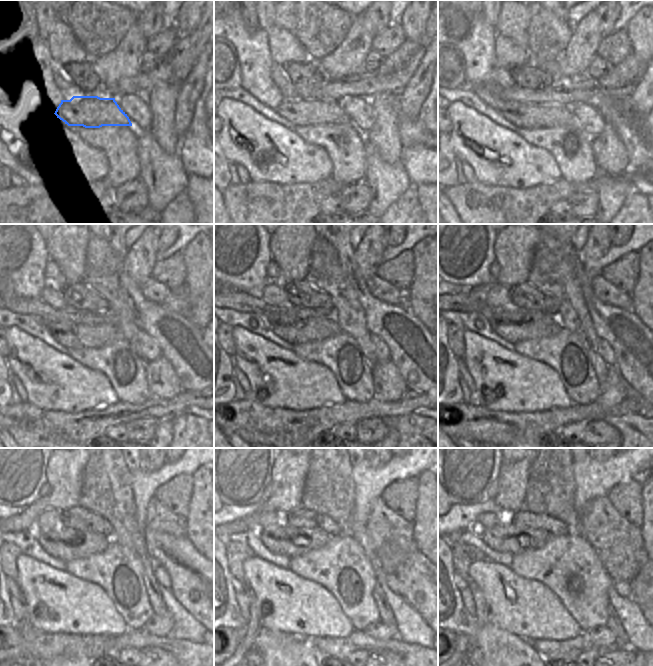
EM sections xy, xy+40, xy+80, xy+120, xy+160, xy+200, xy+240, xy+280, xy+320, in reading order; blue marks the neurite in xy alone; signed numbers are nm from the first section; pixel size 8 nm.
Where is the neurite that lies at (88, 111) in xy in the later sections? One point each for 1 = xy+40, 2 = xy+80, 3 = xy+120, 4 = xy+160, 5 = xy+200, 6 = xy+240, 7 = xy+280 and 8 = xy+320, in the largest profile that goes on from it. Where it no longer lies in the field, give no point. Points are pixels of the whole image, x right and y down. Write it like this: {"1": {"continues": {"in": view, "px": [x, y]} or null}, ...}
{"1": {"continues": {"in": "xy+40", "px": [298, 112]}}, "2": {"continues": {"in": "xy+80", "px": [522, 114]}}, "3": {"continues": {"in": "xy+120", "px": [69, 334]}}, "4": {"continues": {"in": "xy+160", "px": [298, 325]}}, "5": {"continues": {"in": "xy+200", "px": [514, 324]}}, "6": {"continues": {"in": "xy+240", "px": [66, 544]}}, "7": {"continues": {"in": "xy+280", "px": [291, 542]}}, "8": {"continues": {"in": "xy+320", "px": [505, 537]}}}

